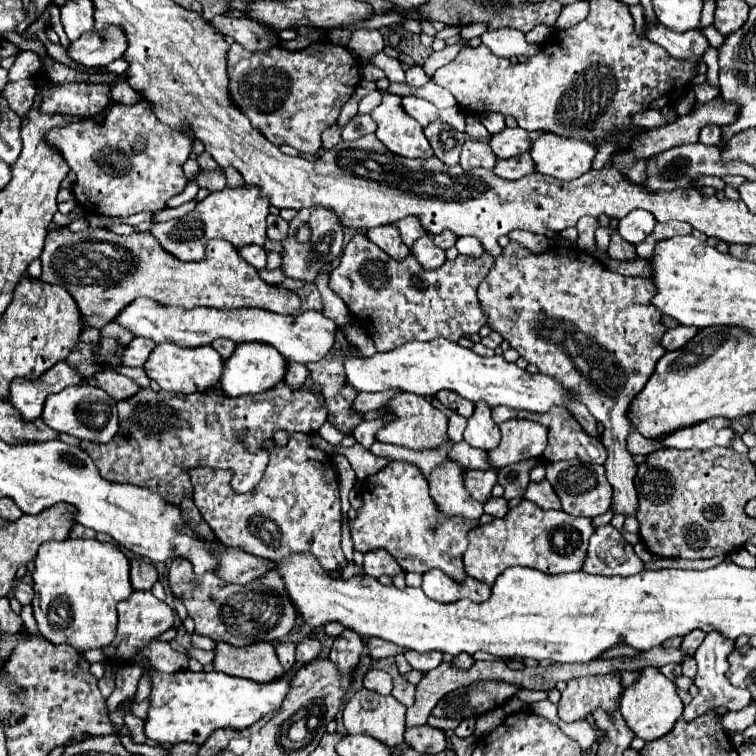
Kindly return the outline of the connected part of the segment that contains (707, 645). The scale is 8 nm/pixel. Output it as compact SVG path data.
M710 632L706 636L706 640L702 642L702 646L696 650L694 658L698 662L698 674L696 674L696 686L700 688L700 694L692 700L692 704L684 706L684 714L682 714L682 720L694 720L710 710L716 710L716 708L726 708L726 710L742 710L746 708L752 698L750 698L750 692L744 692L740 688L734 688L728 680L726 680L726 670L728 670L728 654L734 652L734 640L732 638L726 638L722 636L720 632Z

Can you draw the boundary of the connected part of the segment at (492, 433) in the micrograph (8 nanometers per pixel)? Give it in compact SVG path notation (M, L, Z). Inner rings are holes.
M476 404L474 414L468 418L464 438L470 446L482 450L494 450L500 444L500 428L498 424L494 424L490 408L486 404Z

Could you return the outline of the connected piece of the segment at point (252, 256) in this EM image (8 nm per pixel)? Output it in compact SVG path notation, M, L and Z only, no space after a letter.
M248 244L244 248L240 248L240 256L252 264L254 268L264 268L266 266L266 250L262 246L256 246L256 244Z

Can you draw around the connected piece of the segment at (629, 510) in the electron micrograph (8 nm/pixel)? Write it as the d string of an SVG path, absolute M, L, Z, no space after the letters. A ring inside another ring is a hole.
M510 242L502 256L494 262L492 272L484 278L478 288L480 304L488 316L492 330L500 332L504 340L510 342L518 354L536 364L542 374L556 376L566 388L572 388L580 402L588 406L590 414L604 424L602 444L608 450L608 460L604 464L608 482L614 488L612 510L614 514L636 516L638 512L638 494L634 488L636 462L626 448L626 436L632 432L632 422L628 410L632 400L646 386L652 376L656 362L664 356L660 340L666 328L660 324L660 312L652 308L652 280L648 278L626 278L616 272L610 272L600 260L590 256L580 248L550 248L542 254L532 254L524 246Z

